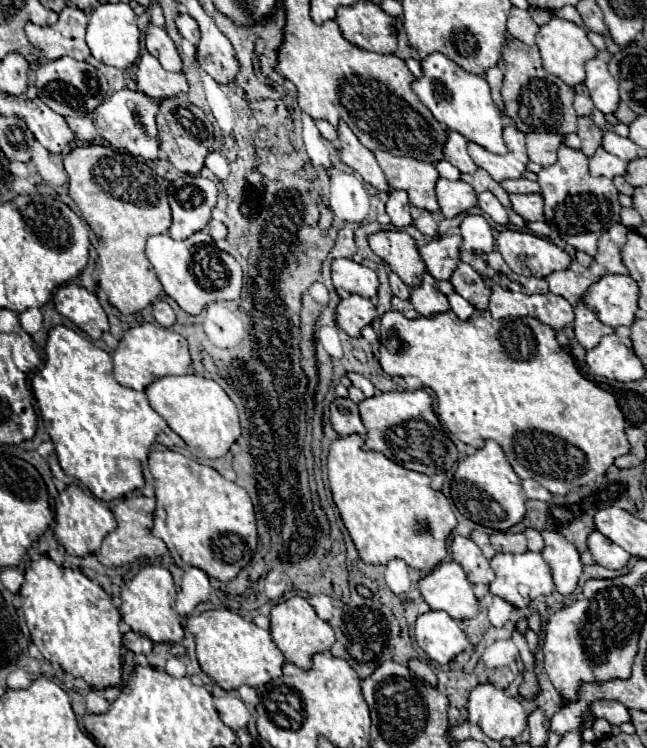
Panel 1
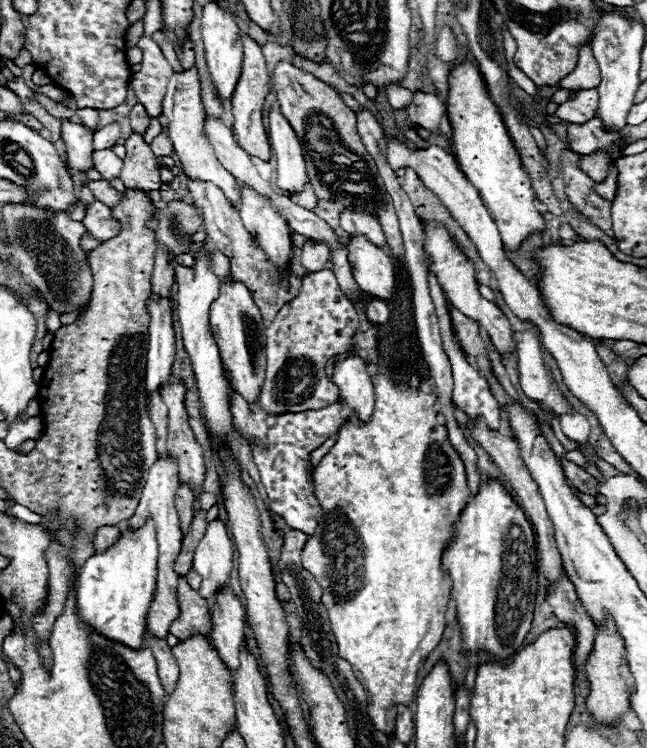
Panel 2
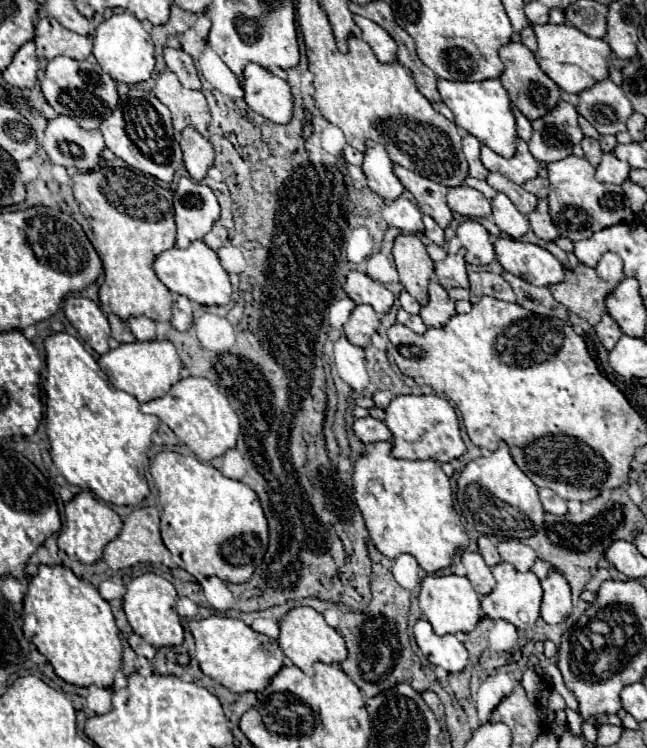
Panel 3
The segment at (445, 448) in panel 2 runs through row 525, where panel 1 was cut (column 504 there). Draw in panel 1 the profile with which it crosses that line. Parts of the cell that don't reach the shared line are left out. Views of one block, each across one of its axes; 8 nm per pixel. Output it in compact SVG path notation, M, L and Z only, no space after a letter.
M390 310L386 312L382 318L380 318L380 366L382 370L396 378L396 376L416 376L420 378L420 382L426 386L426 388L432 388L436 398L438 398L438 418L440 418L440 424L450 432L454 434L460 442L464 444L470 444L474 448L482 448L484 446L484 440L494 440L500 444L500 448L504 450L510 466L514 468L514 472L518 474L518 478L526 480L526 478L534 478L536 482L540 482L546 490L550 490L552 494L568 494L570 490L574 488L580 488L584 484L592 484L596 480L596 476L602 476L614 462L614 458L622 456L622 454L628 454L630 452L630 444L626 440L626 434L624 434L624 426L626 426L626 420L624 420L624 414L620 412L618 404L616 404L616 398L602 390L600 386L596 386L594 382L586 380L578 370L576 370L576 364L572 360L572 356L568 352L564 352L560 348L560 344L556 342L556 334L552 332L552 328L548 328L546 324L540 324L536 318L516 318L516 320L494 320L490 316L490 312L480 312L480 310L474 310L474 314L468 318L468 320L460 320L452 310L450 312L444 312L444 314L434 314L434 316L418 316L414 320L402 316L400 312L396 310Z

